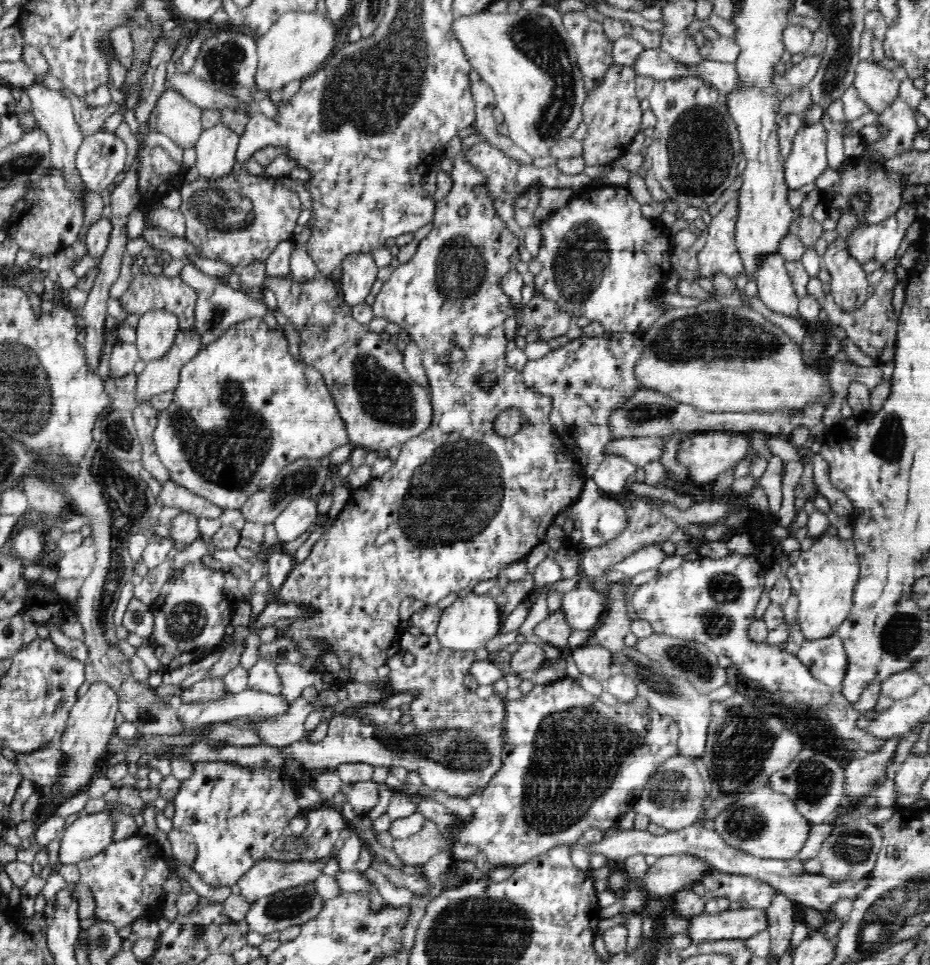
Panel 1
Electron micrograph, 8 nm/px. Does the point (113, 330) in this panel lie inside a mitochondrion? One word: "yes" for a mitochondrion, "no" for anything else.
no

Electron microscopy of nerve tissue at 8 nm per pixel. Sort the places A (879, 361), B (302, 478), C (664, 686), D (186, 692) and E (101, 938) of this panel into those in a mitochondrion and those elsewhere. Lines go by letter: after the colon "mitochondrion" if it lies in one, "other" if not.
A: other
B: mitochondrion
C: mitochondrion
D: other
E: mitochondrion

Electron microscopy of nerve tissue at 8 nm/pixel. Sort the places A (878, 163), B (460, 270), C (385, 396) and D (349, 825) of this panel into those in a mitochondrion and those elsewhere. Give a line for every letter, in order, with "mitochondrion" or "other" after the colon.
A: other
B: mitochondrion
C: mitochondrion
D: other

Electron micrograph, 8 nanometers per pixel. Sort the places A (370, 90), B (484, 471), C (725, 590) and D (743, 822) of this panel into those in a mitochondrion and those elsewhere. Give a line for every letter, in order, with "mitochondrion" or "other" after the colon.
A: mitochondrion
B: mitochondrion
C: mitochondrion
D: mitochondrion

